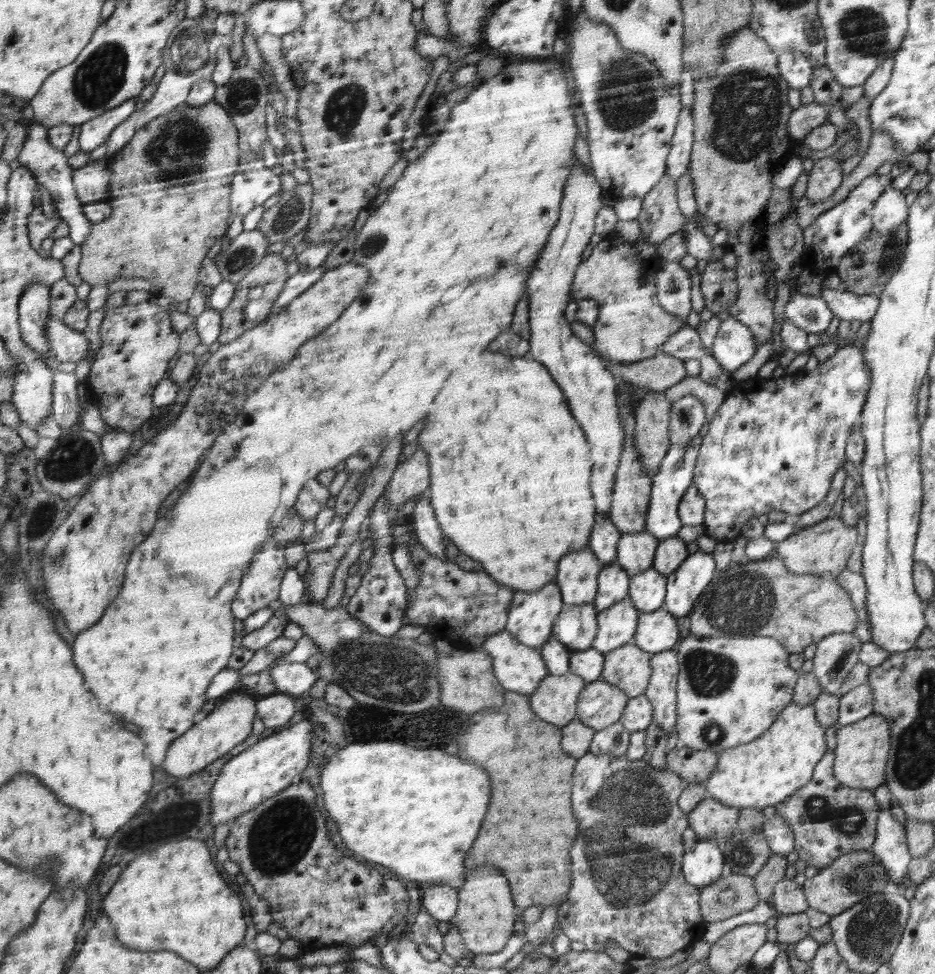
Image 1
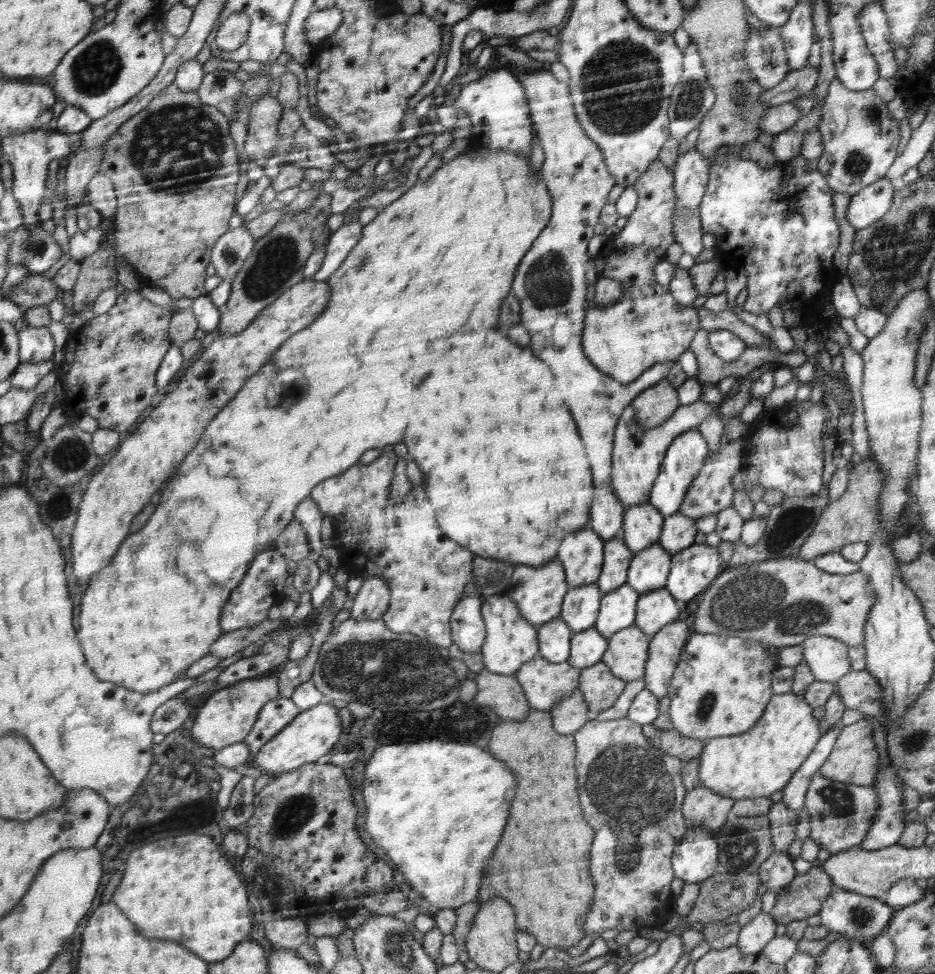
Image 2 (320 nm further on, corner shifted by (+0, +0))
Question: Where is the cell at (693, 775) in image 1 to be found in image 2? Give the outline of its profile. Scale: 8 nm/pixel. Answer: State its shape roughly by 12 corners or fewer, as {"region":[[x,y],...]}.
{"region":[[645,724],[652,745],[683,762],[698,757],[706,742]]}

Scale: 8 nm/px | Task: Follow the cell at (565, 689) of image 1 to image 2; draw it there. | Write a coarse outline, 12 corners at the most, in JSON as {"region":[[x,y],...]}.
{"region":[[537,656],[514,676],[529,705],[549,711],[582,670]]}

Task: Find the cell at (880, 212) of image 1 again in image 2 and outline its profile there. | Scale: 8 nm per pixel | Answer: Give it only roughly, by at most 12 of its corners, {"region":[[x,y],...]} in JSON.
{"region":[[886,176],[851,196],[845,219],[855,230],[886,216],[895,182]]}

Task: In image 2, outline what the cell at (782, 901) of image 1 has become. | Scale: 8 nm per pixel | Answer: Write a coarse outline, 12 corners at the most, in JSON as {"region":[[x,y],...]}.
{"region":[[774,851],[756,873],[776,895],[797,875],[789,854]]}

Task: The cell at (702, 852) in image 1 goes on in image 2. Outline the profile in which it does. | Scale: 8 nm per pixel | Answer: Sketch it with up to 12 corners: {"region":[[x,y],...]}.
{"region":[[707,828],[688,830],[671,858],[676,878],[701,883],[718,866]]}

